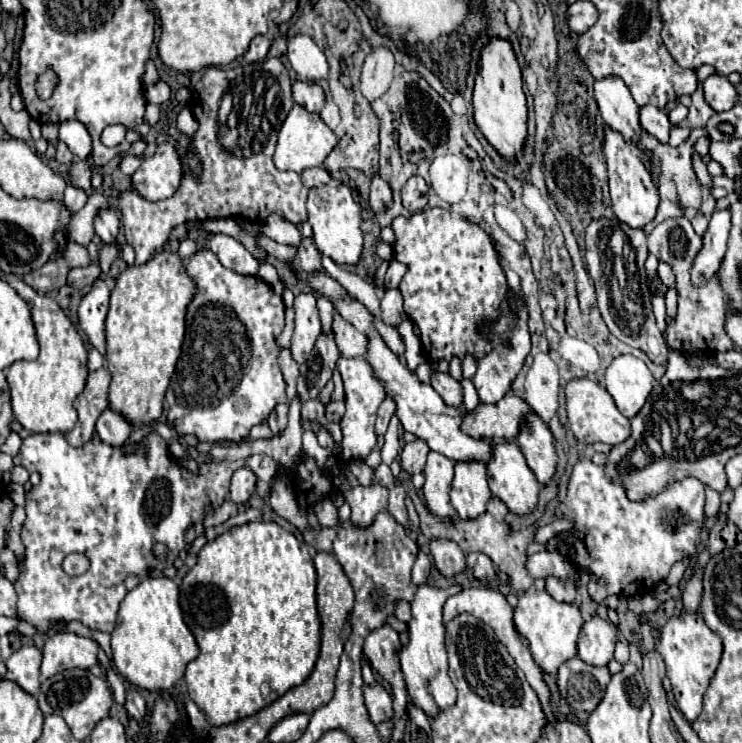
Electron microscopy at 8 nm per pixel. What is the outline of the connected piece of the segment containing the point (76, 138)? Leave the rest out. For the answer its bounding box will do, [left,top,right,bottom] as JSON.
[59,119,91,159]

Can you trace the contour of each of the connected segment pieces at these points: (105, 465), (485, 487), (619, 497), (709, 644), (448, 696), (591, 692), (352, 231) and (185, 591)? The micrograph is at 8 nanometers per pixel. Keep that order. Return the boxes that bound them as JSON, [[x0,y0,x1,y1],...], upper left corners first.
[[13,433,283,633],[449,459,491,519],[547,455,705,601],[657,613,723,723],[399,583,463,715],[557,657,611,713],[307,183,363,265],[179,521,321,725]]

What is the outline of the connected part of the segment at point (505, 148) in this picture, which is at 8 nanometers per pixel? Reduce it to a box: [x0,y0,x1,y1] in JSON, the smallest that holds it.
[473,37,527,155]

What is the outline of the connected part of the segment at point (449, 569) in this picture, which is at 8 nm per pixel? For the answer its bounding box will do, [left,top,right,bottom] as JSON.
[431,539,465,577]

